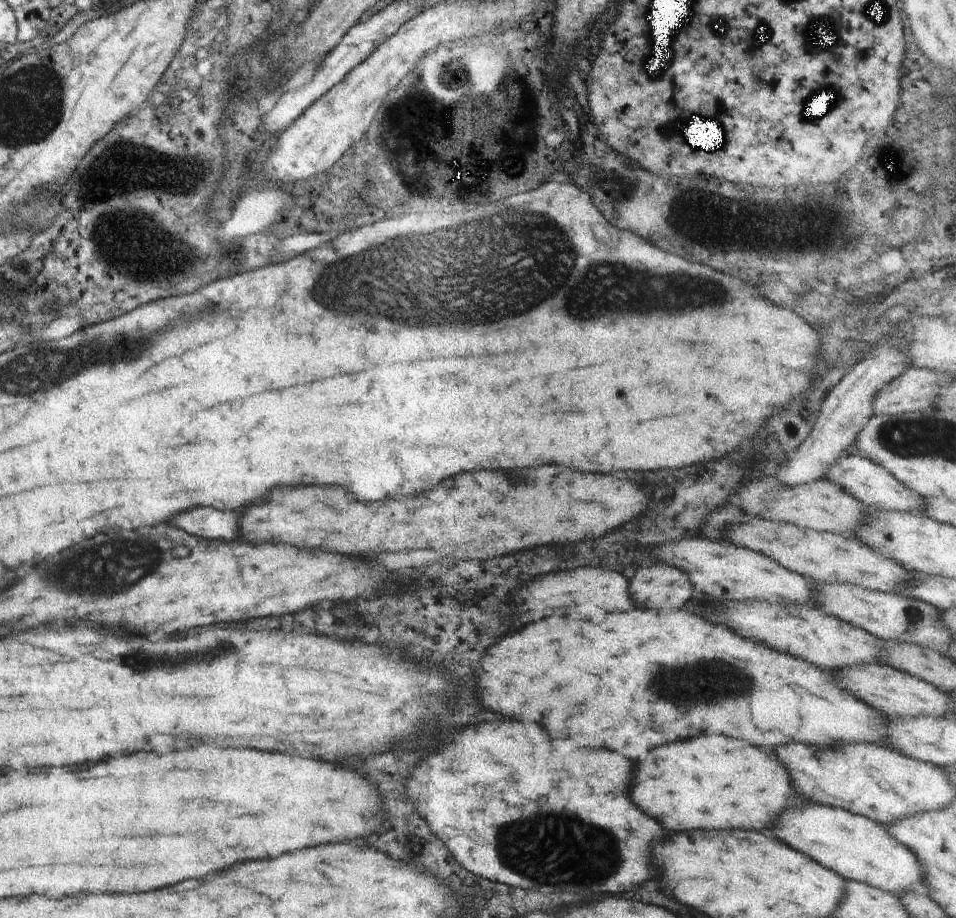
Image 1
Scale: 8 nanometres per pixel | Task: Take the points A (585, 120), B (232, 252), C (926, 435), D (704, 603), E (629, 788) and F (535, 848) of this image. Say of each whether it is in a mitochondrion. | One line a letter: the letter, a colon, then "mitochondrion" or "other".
A: other
B: other
C: mitochondrion
D: other
E: other
F: mitochondrion

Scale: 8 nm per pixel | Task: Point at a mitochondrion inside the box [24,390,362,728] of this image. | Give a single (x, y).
(117, 566)

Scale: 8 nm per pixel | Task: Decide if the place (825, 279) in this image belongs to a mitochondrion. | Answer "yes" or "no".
no

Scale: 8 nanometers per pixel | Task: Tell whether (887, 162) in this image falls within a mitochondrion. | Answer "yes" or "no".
yes

